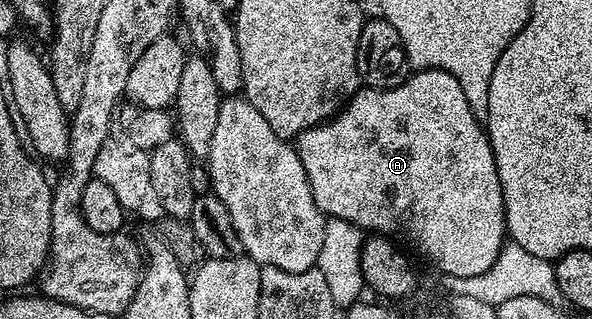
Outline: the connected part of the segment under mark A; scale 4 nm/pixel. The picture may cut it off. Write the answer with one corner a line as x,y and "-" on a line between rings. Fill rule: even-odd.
424,68
408,75
397,86
392,88
364,87
347,101
345,107
329,120
323,121
315,128
305,130
297,138
297,151
301,158
301,166
305,166
305,174
309,178
309,186
313,190
313,198
323,215
333,219
344,219
359,229
371,234
391,234
396,228
399,232
407,232
407,236
419,247
423,256
428,256
443,276
472,276
481,274
493,266
497,254
503,249
507,219
503,209
501,182
497,178
497,162
493,158
491,144
480,117
473,114
469,106
469,98
465,98
465,90
461,90
461,82
453,78
453,74
442,72
436,68

